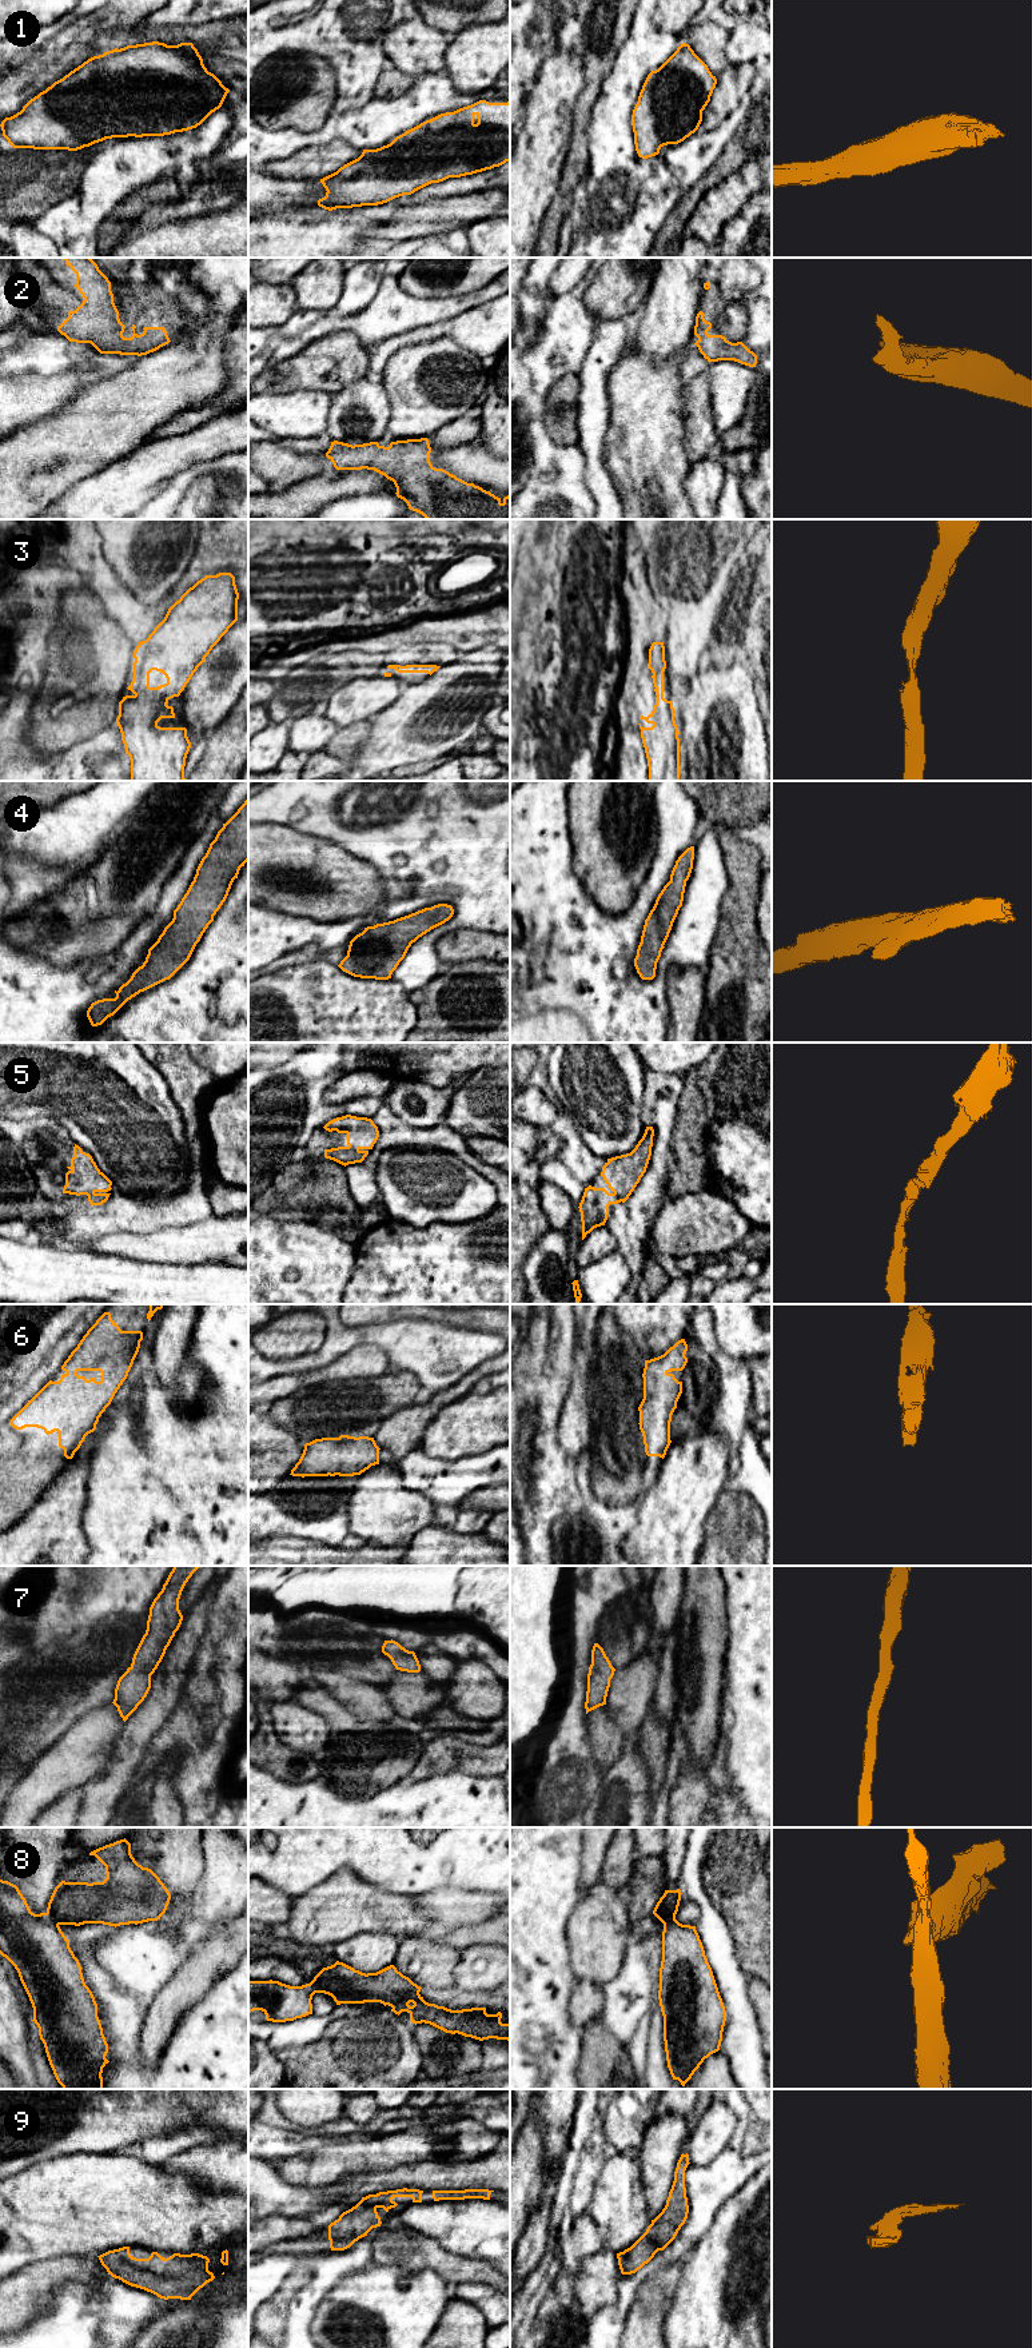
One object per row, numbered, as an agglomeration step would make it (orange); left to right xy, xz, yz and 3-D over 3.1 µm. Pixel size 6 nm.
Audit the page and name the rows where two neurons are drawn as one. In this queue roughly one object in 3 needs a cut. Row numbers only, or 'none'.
8

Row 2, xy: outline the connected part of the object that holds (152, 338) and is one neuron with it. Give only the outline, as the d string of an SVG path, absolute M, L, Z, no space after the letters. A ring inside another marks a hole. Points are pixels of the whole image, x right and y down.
M64 258L65 264L76 274L75 287L83 295L83 303L68 312L68 318L57 326L57 331L69 342L91 343L100 354L120 354L120 355L147 355L168 344L171 340L164 327L144 327L143 332L135 332L136 326L132 324L132 336L124 338L125 326L119 319L119 311L113 303L111 282L99 270L97 264L91 258Z

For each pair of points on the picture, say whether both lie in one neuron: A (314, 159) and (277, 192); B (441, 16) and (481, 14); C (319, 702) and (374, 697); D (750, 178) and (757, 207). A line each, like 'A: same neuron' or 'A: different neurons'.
A: different neurons
B: same neuron
C: different neurons
D: different neurons

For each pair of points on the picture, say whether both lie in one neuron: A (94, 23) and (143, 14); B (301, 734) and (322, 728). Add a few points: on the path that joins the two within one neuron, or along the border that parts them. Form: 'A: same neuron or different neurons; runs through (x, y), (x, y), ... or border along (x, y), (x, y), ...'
A: same neuron; runs through (106, 23), (124, 14), (131, 14)
B: same neuron; runs through (306, 734), (317, 730)

